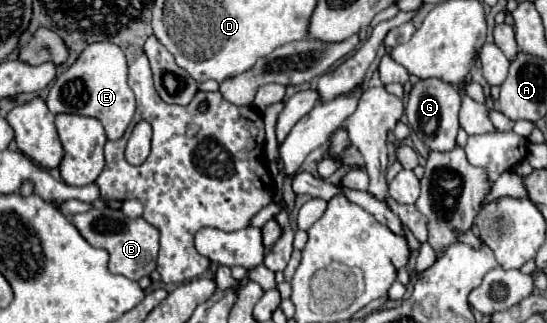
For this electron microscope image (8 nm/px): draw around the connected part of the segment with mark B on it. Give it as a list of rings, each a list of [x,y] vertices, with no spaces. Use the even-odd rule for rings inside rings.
[[[90,209],[86,213],[74,215],[72,223],[92,247],[102,247],[110,253],[112,273],[124,275],[132,281],[140,281],[142,277],[150,275],[156,269],[160,233],[142,217],[130,219],[122,211],[116,211],[116,209]]]

